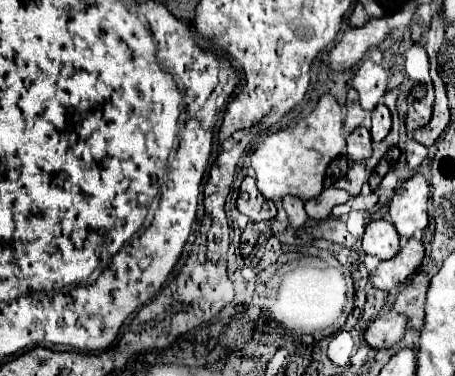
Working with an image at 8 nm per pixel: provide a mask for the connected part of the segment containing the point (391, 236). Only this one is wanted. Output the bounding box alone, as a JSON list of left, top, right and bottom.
[361,220,401,260]

